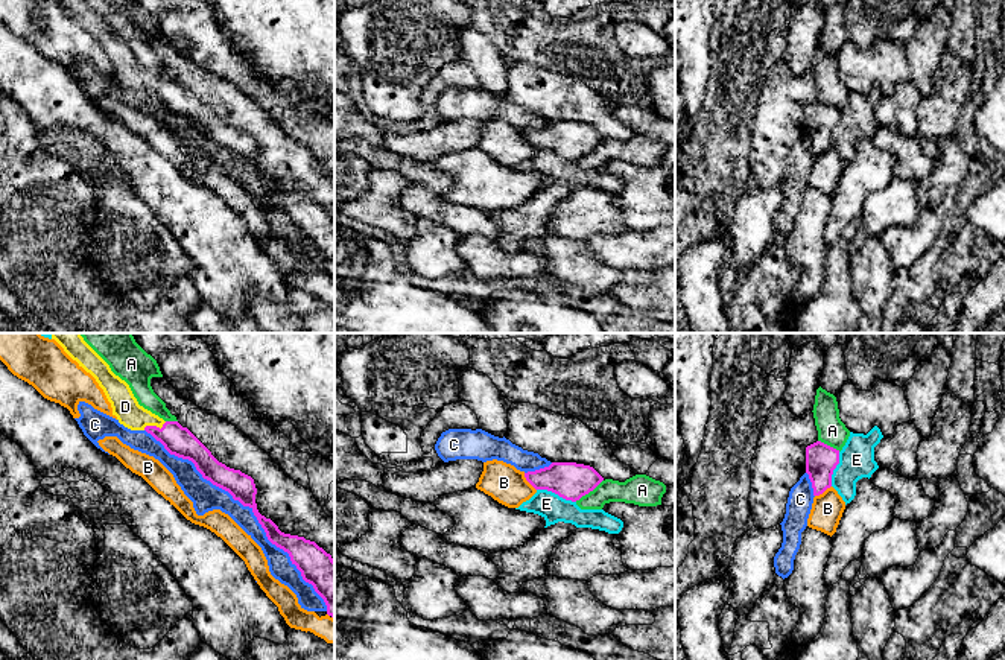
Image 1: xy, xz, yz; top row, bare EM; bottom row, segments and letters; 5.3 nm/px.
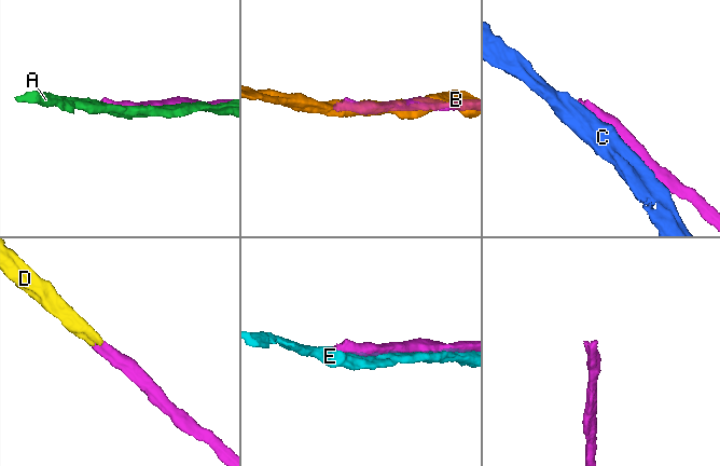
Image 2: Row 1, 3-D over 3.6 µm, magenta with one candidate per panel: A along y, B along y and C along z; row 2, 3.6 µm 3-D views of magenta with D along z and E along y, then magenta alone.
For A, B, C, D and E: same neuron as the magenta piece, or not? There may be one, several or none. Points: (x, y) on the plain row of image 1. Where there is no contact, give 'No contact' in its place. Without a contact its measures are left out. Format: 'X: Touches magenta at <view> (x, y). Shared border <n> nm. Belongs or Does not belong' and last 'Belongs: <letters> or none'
A: Touches magenta at xz (589, 151). Shared border 190 nm. Does not belong
B: Touches magenta at xz (528, 140). Shared border 120 nm. Does not belong
C: Touches magenta at xy (250, 166). Shared border 1350 nm. Does not belong
D: Touches magenta at xy (154, 85). Shared border 130 nm. Belongs
E: Touches magenta at xz (557, 152). Shared border 220 nm. Does not belong
Belongs: D

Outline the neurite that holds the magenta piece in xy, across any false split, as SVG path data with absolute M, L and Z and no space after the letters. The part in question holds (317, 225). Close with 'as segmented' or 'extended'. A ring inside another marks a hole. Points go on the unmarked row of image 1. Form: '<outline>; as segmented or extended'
M56 0L64 11L90 32L103 49L119 82L131 90L146 90L164 108L178 117L189 119L204 138L228 151L234 160L249 166L266 192L268 199L289 213L292 224L306 242L324 259L327 274L334 278L334 219L315 201L284 193L257 169L254 138L240 129L219 122L211 111L178 81L164 81L138 64L129 44L116 35L109 24L85 0Z; extended

